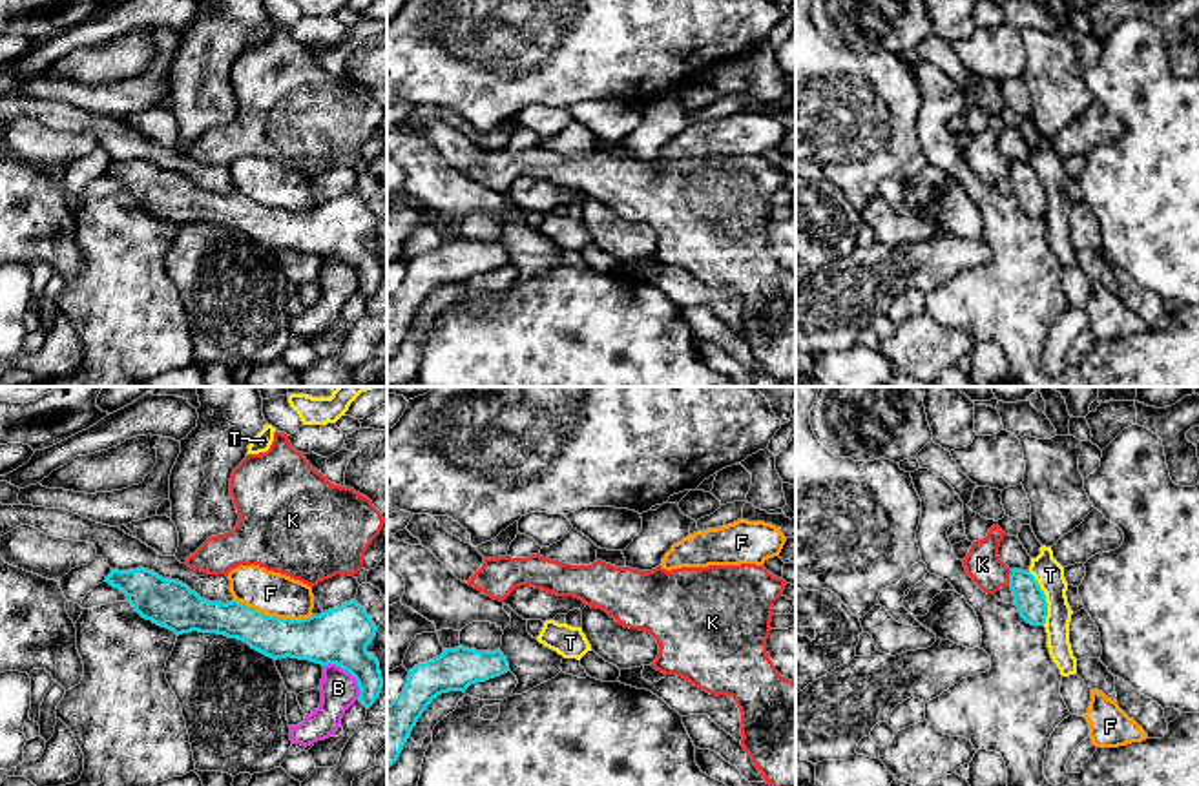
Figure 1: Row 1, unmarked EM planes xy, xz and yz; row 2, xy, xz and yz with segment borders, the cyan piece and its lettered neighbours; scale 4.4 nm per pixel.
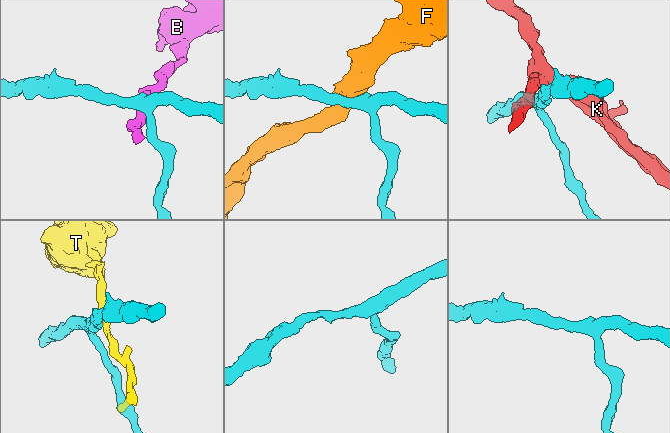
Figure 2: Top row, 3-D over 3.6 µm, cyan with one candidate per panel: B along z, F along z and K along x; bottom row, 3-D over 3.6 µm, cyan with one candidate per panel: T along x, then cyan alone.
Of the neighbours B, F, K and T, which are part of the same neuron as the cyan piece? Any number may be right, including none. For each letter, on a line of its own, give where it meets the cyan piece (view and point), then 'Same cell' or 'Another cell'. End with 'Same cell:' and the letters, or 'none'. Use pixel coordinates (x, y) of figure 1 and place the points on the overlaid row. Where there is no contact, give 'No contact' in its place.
B: Touches cyan at xy (349, 672). Another cell
F: Touches cyan at xy (274, 617). Another cell
K: Touches cyan at yz (1010, 579). Another cell
T: Touches cyan at yz (1044, 599). Another cell
Same cell: none

